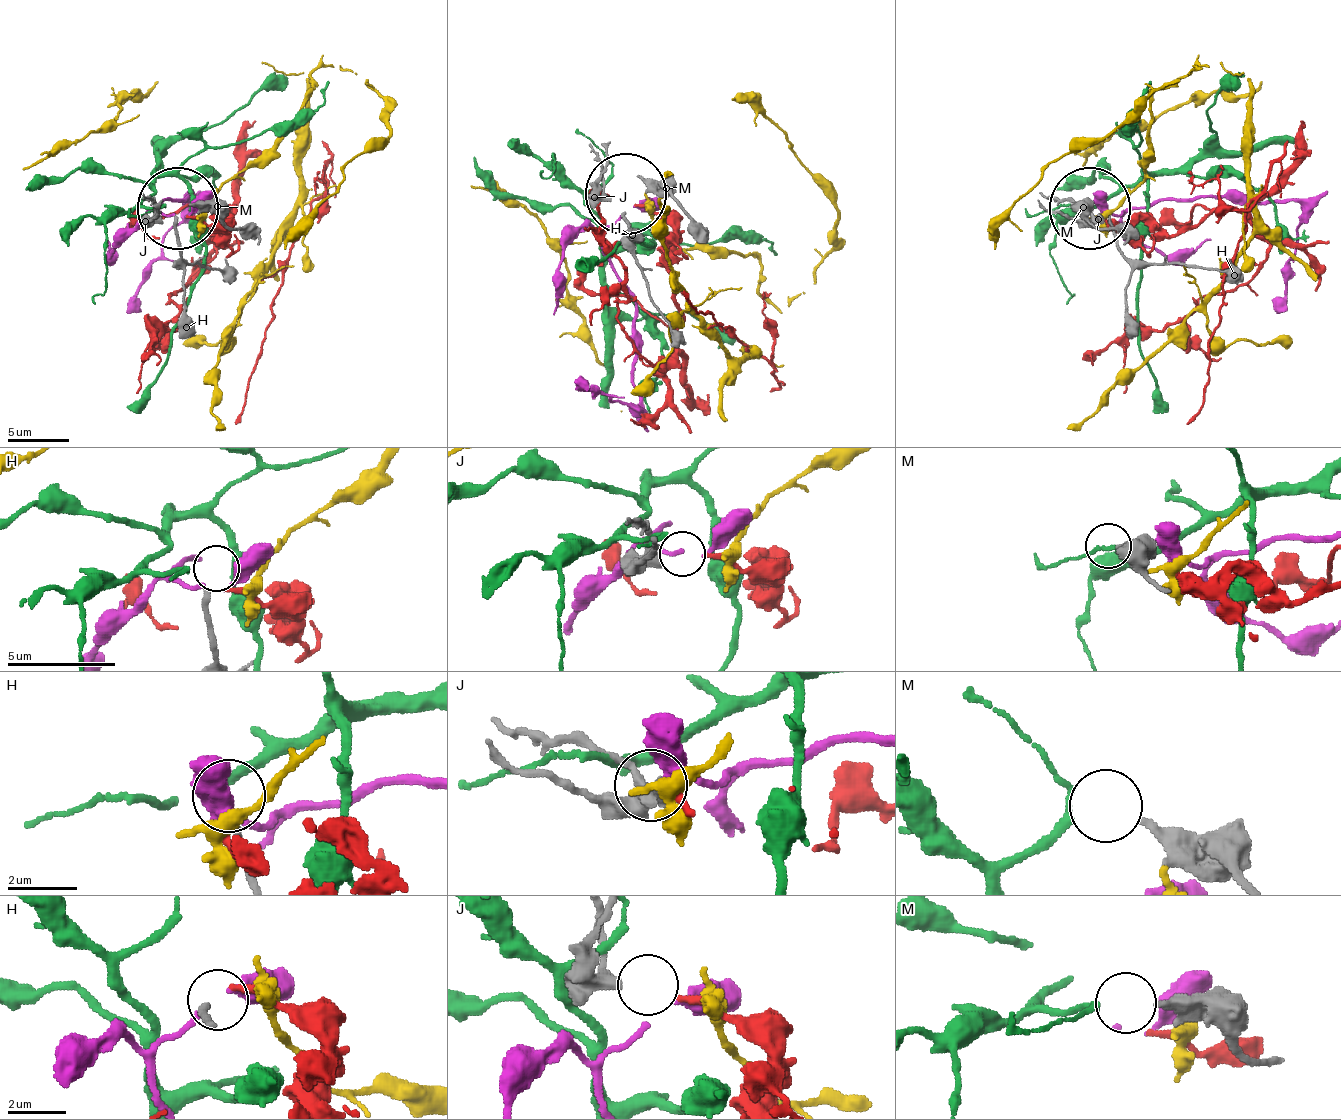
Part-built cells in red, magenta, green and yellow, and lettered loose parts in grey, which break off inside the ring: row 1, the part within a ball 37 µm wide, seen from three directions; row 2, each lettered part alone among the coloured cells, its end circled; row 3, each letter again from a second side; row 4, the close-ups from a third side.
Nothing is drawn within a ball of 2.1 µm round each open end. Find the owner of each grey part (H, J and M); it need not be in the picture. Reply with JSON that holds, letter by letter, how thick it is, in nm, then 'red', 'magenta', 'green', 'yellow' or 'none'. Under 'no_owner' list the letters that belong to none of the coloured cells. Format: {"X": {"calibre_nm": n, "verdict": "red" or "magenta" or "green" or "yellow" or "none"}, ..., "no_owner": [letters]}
{"H": {"calibre_nm": 260, "verdict": "none"}, "J": {"calibre_nm": 360, "verdict": "red"}, "M": {"calibre_nm": 280, "verdict": "green"}, "no_owner": ["H"]}

